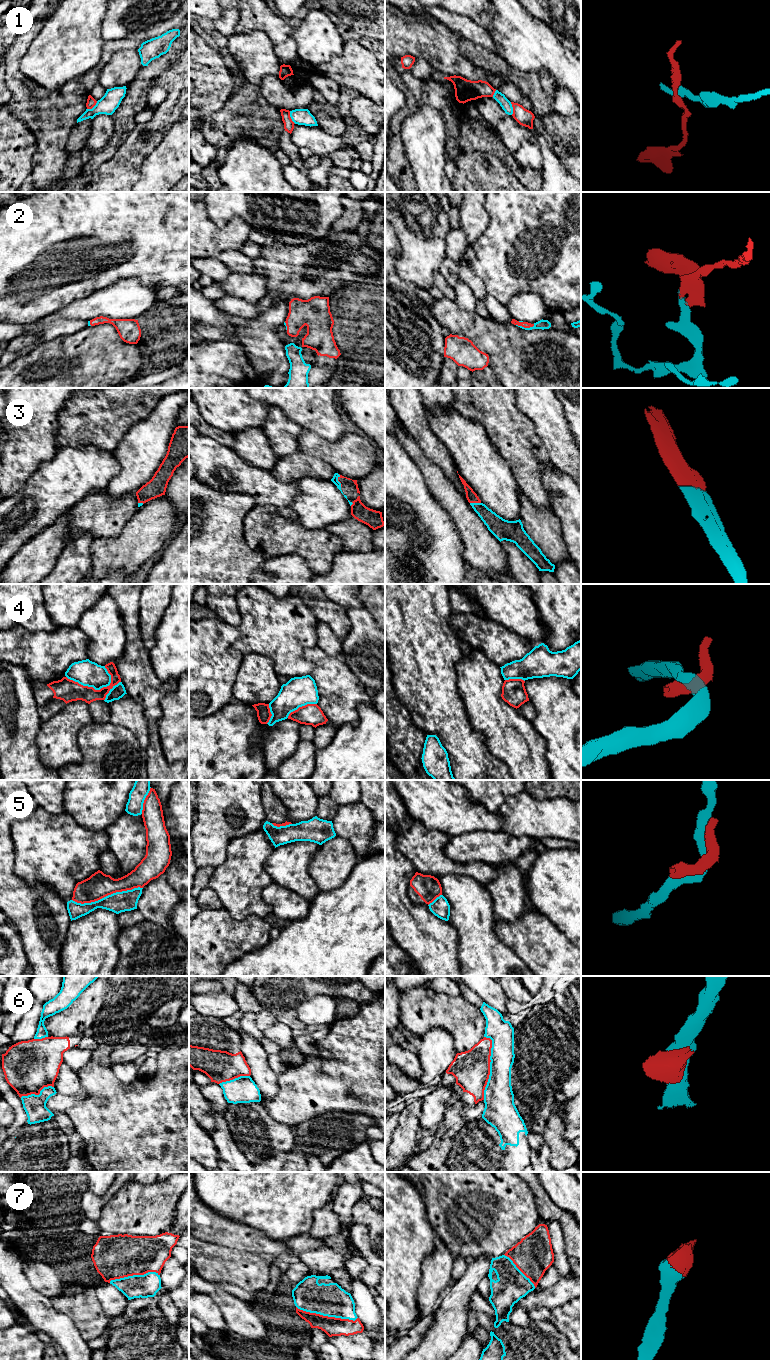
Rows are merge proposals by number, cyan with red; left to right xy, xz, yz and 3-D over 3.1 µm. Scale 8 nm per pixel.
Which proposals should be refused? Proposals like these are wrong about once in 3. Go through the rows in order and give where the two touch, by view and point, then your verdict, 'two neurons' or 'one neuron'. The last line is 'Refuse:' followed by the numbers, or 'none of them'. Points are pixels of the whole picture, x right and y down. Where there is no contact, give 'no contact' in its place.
1: contact xz (290, 116); two neurons
2: contact yz (525, 328); one neuron
3: contact xz (337, 480); one neuron
4: contact xy (89, 686); two neurons
5: contact xy (108, 895); two neurons
6: contact yz (490, 1067); two neurons
7: contact xz (327, 1315); one neuron
Refuse: 1, 4, 5, 6

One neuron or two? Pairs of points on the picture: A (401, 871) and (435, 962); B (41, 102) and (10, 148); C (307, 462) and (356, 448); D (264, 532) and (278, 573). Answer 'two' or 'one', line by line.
A: one
B: two
C: two
D: two

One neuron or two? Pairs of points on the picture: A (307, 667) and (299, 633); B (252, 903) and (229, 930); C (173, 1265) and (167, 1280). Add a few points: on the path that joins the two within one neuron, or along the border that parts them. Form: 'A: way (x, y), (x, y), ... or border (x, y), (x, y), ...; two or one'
A: way (299, 659), (296, 656), (296, 641); one
B: border (223, 907), (236, 919), (252, 915), (261, 918); two
C: way (172, 1269), (171, 1276); one

